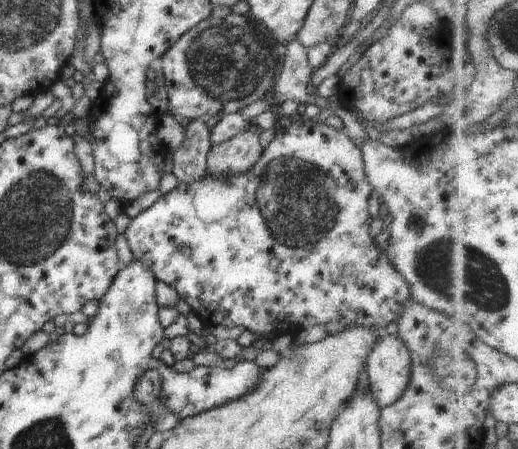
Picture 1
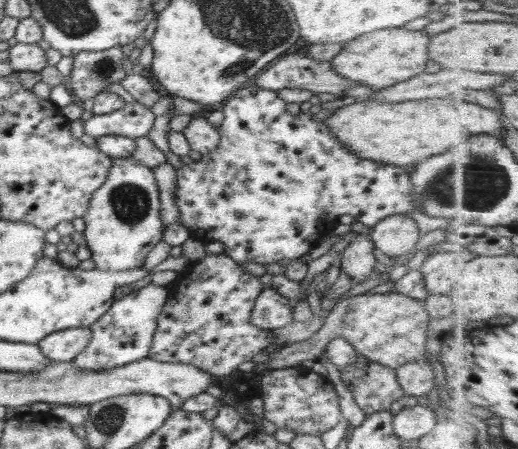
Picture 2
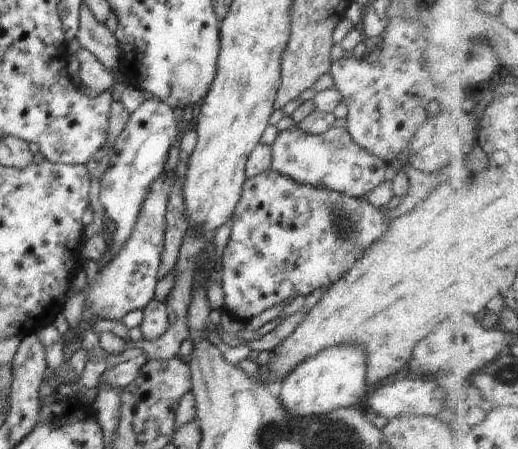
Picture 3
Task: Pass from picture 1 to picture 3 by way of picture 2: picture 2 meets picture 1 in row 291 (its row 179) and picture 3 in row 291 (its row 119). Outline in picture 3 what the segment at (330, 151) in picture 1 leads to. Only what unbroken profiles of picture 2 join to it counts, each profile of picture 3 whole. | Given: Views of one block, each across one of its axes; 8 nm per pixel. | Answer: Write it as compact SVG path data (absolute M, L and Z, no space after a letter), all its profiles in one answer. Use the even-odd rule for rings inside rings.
M274 170L245 180L231 219L230 237L220 260L225 300L220 311L228 312L242 323L274 306L283 303L286 306L298 296L304 298L315 290L334 286L374 242L380 242L392 222L386 207L376 208L365 197L352 198L320 186L298 184Z

